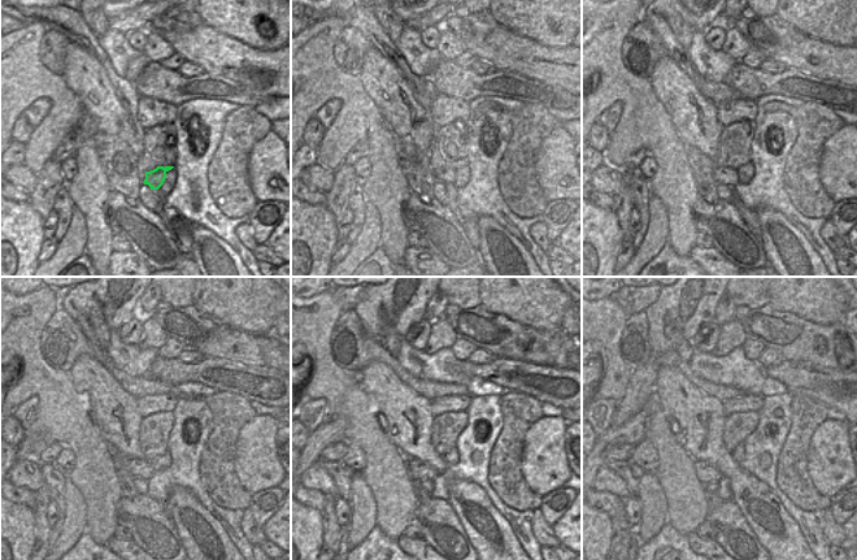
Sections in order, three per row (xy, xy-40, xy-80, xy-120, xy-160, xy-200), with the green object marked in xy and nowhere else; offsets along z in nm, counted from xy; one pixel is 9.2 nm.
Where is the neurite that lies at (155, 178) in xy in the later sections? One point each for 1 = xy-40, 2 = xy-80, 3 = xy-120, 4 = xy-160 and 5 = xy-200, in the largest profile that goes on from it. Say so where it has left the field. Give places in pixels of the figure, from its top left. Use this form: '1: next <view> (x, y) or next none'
1: next xy-40 (444, 177)
2: next xy-80 (722, 176)
3: next xy-120 (139, 468)
4: next xy-160 (418, 469)
5: next xy-200 (707, 473)

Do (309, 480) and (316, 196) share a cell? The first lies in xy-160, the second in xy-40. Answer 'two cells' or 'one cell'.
two cells

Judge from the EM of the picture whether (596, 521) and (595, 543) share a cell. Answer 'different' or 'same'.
same

